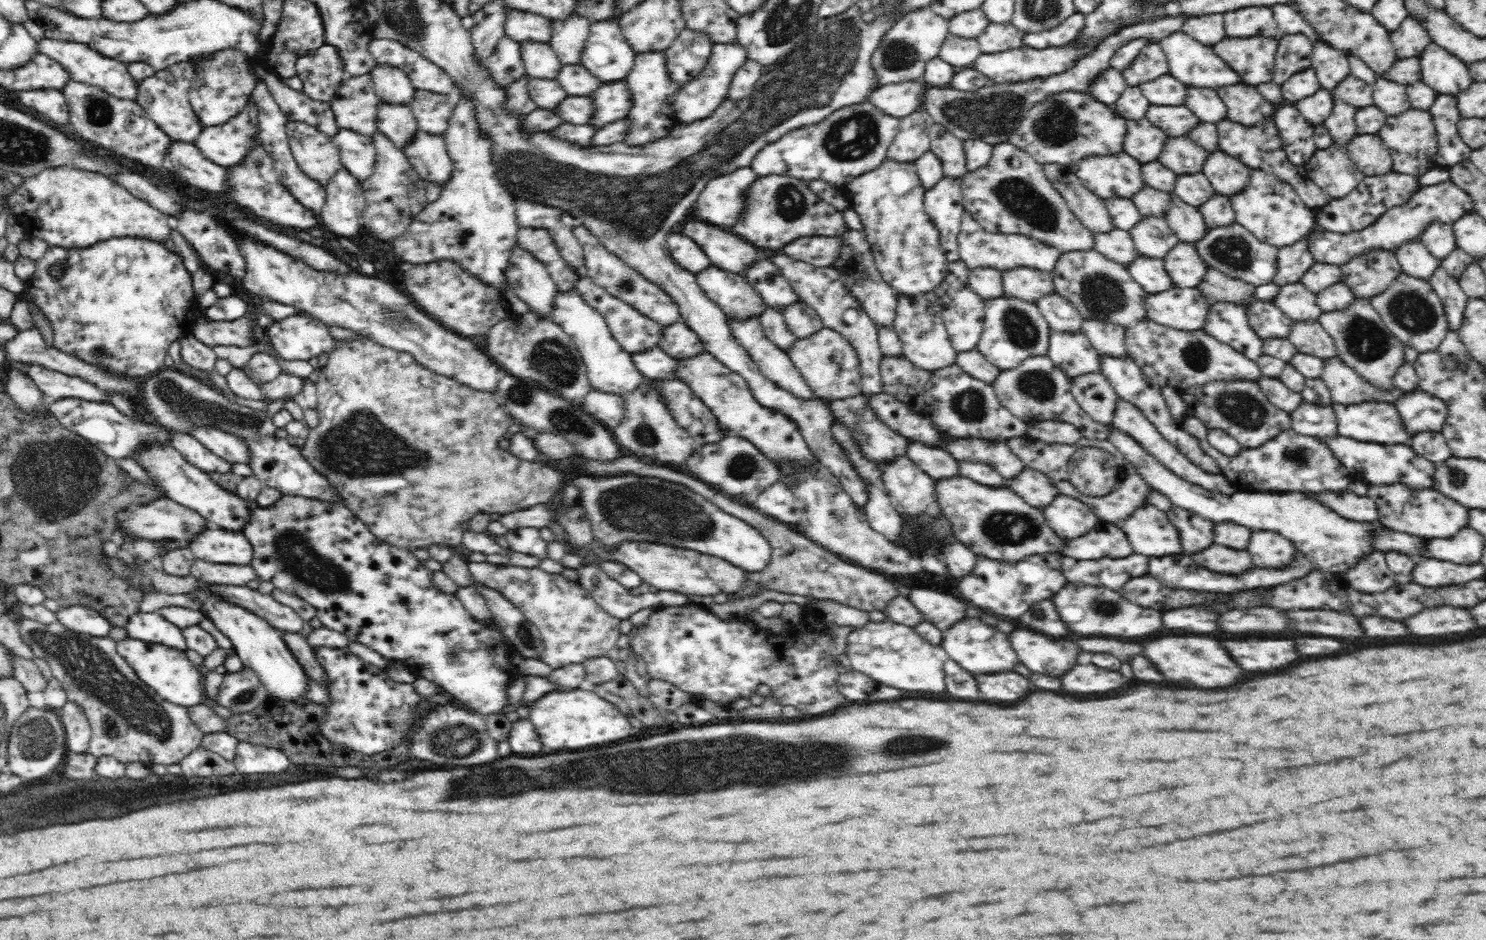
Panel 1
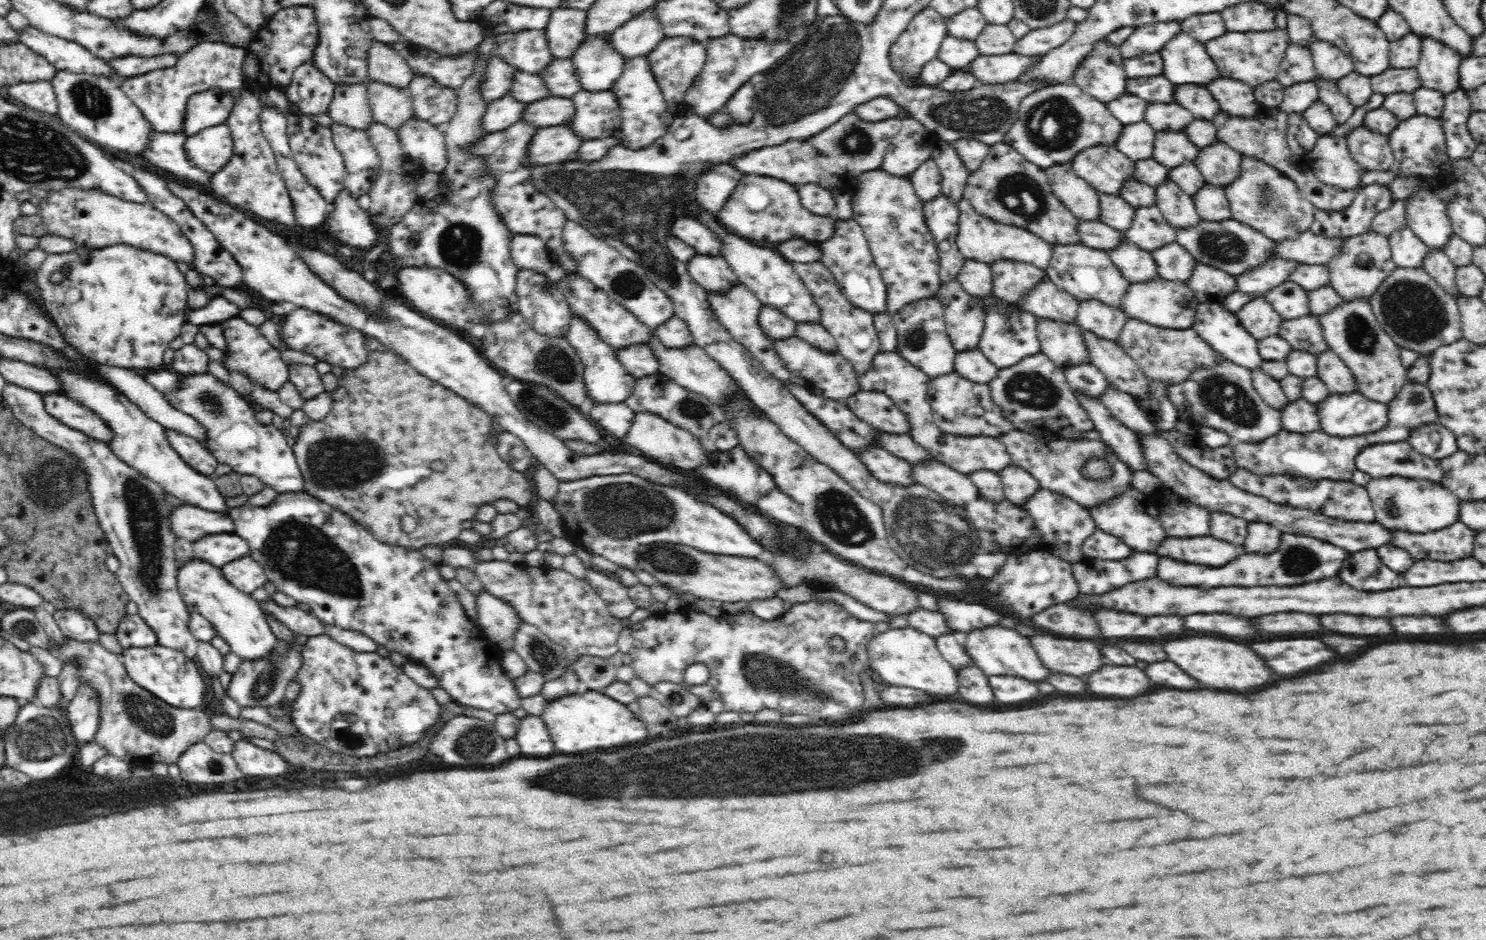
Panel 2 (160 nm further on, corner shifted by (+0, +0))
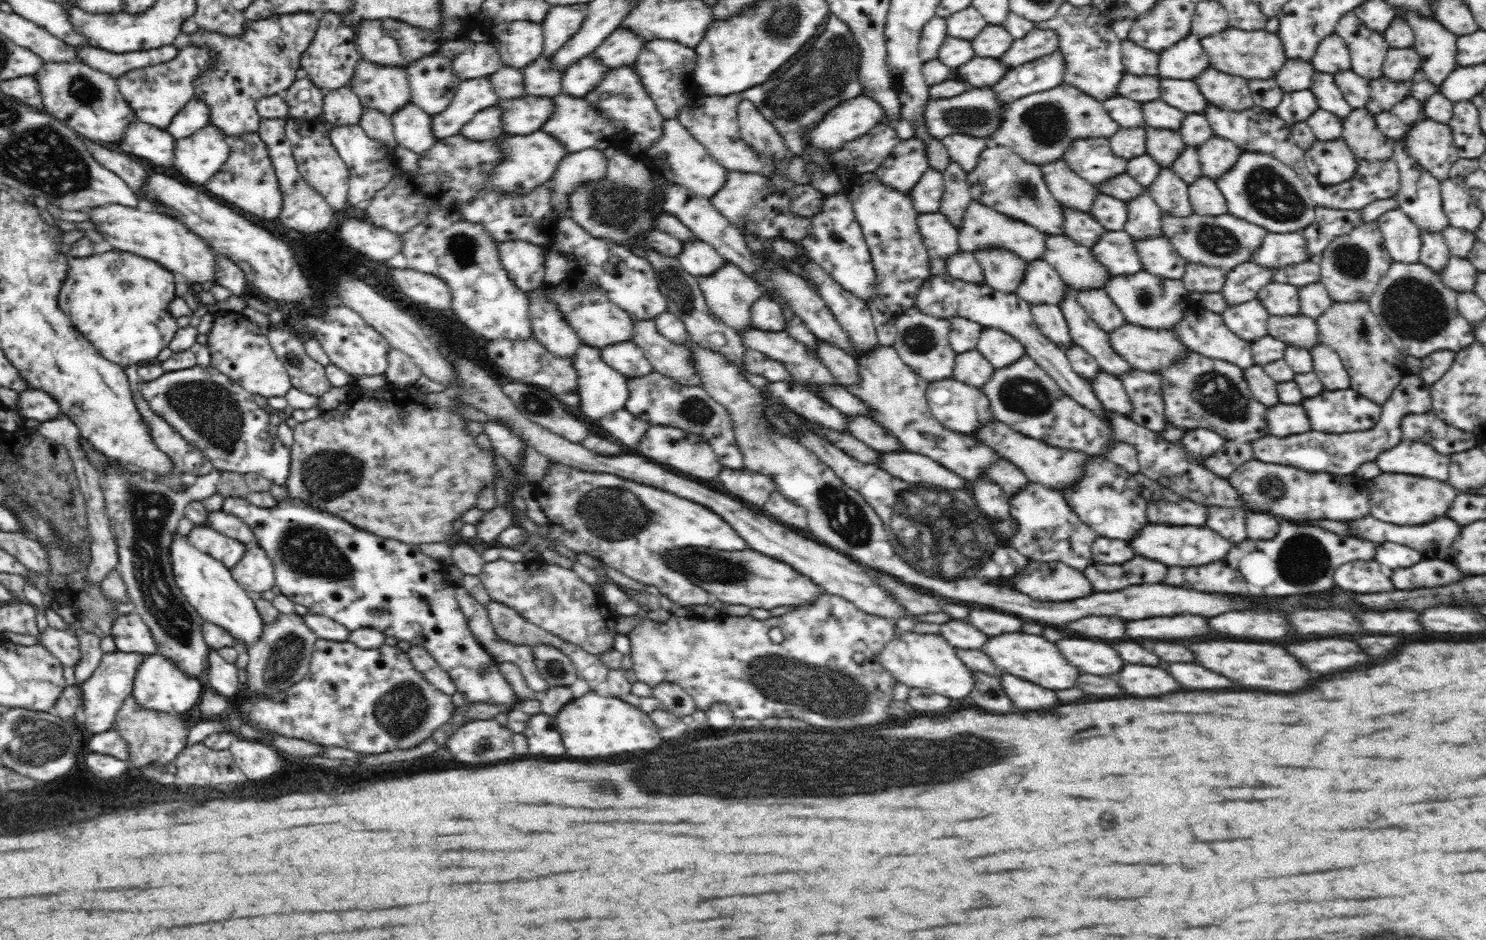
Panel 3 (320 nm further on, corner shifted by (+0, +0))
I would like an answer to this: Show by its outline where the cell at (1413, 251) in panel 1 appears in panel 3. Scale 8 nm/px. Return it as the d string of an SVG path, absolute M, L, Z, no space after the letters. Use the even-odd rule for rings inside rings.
M1390 210L1378 218L1384 236L1384 245L1393 262L1414 264L1419 262L1422 250L1421 231L1400 210Z

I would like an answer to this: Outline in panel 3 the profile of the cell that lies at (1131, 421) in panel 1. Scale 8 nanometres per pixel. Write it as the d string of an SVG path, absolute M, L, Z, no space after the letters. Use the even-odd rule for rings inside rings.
M1103 370L1091 382L1093 391L1102 404L1114 414L1132 419L1132 399L1119 377L1106 374Z

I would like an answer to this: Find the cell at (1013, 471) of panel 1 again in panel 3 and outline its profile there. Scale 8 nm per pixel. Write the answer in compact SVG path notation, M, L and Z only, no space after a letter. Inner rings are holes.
M879 344L867 356L858 357L857 371L857 381L848 383L845 389L866 401L872 409L872 419L894 434L907 451L929 456L969 482L1002 459L998 451L984 444L978 435L952 432L934 418L926 398L929 382L910 368L893 346Z

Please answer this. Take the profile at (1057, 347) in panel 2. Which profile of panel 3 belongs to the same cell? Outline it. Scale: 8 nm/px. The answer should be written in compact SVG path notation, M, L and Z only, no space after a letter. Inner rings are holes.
M1032 306L1033 319L1038 330L1053 342L1060 350L1066 350L1074 345L1069 332L1070 327L1058 306Z

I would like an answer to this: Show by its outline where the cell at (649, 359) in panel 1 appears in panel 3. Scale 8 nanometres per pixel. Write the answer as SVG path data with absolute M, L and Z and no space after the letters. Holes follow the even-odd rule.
M632 341L605 346L602 358L625 377L643 377L653 371L652 363L644 355L644 349Z

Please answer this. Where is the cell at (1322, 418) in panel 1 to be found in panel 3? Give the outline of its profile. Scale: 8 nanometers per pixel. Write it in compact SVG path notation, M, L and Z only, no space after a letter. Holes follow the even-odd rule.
M1278 404L1270 408L1266 416L1268 416L1269 432L1274 436L1302 434L1306 430L1312 430L1308 413L1302 404L1298 406Z

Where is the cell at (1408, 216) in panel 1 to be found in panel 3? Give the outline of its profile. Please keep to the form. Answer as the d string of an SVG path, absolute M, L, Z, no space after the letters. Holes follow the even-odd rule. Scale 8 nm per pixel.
M1300 232L1269 233L1250 261L1278 269L1313 260L1308 240Z

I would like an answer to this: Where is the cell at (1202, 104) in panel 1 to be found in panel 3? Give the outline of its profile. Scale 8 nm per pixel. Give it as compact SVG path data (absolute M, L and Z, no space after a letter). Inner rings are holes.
M1162 80L1162 100L1184 112L1204 112L1208 106L1198 84L1186 80Z

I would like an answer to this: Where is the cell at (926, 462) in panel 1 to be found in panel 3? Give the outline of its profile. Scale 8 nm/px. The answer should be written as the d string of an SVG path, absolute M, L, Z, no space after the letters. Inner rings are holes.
M848 416L848 418L850 418L849 433L868 447L881 454L890 452L902 454L907 451L894 434L874 419L863 416Z

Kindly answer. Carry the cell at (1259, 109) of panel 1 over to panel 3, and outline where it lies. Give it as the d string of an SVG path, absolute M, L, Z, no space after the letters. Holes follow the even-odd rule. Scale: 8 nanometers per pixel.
M1206 70L1194 82L1198 82L1202 94L1214 106L1231 111L1243 111L1255 105L1248 80L1241 76Z

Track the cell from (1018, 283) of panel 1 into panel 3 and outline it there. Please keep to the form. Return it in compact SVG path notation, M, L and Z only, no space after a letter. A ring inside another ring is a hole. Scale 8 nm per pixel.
M988 249L974 256L984 269L986 285L1002 293L1016 293L1024 280L1027 261L1008 249Z

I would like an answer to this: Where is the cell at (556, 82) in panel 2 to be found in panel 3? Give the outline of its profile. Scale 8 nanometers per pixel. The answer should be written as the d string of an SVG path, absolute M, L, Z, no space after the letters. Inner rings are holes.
M542 56L521 71L526 77L526 95L555 97L562 93L564 70L558 70L551 57Z

